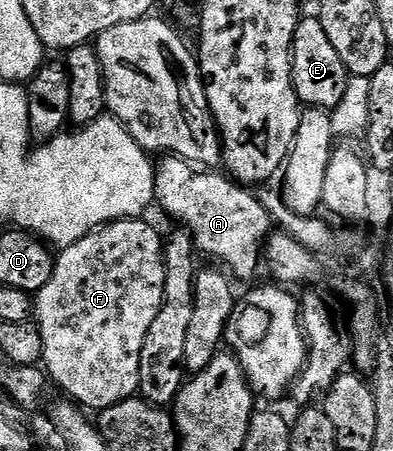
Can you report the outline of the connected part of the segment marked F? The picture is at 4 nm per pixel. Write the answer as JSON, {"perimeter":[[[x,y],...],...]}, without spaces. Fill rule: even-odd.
{"perimeter":[[[124,218],[121,222],[110,222],[101,230],[93,230],[91,234],[84,236],[76,244],[65,247],[57,255],[52,280],[48,280],[48,284],[44,284],[44,288],[39,290],[34,298],[34,318],[40,328],[40,336],[44,340],[42,362],[49,381],[53,385],[55,382],[66,393],[66,396],[69,396],[77,405],[90,412],[101,412],[112,404],[120,404],[126,398],[135,397],[139,393],[140,352],[144,352],[144,340],[148,336],[148,328],[152,328],[152,320],[156,320],[164,302],[165,279],[166,265],[164,264],[163,235],[158,235],[157,228],[149,226],[146,220],[142,218]]]}

